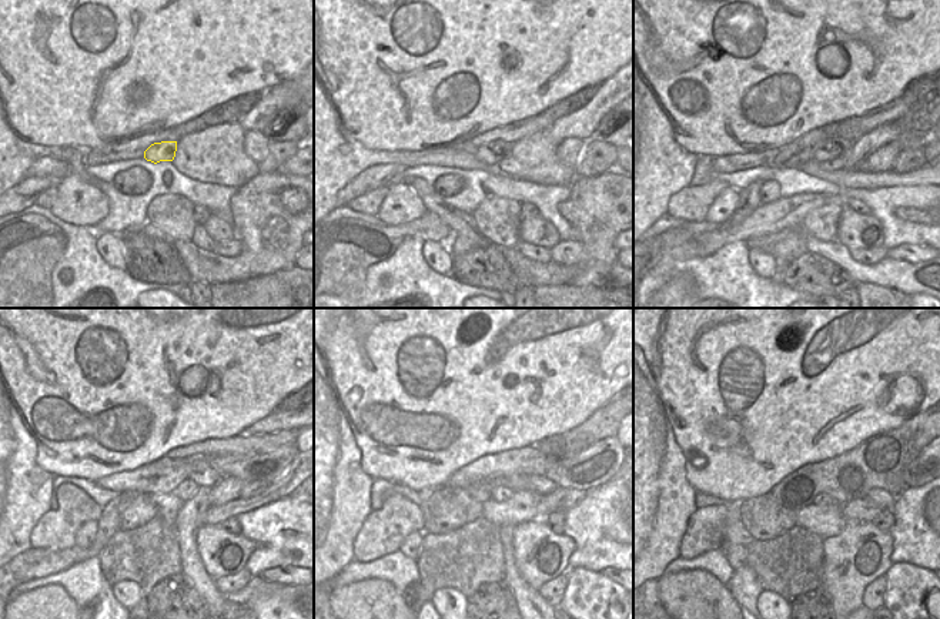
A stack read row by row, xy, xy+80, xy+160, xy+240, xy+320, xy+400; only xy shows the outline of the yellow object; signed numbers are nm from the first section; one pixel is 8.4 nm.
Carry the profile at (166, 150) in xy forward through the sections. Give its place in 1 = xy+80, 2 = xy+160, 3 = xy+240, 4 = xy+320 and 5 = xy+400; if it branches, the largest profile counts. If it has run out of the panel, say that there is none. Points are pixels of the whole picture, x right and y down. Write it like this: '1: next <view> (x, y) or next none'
1: next xy+80 (492, 153)
2: next xy+160 (830, 149)
3: next xy+240 (203, 475)
4: next xy+320 (538, 484)
5: next xy+400 (883, 499)

